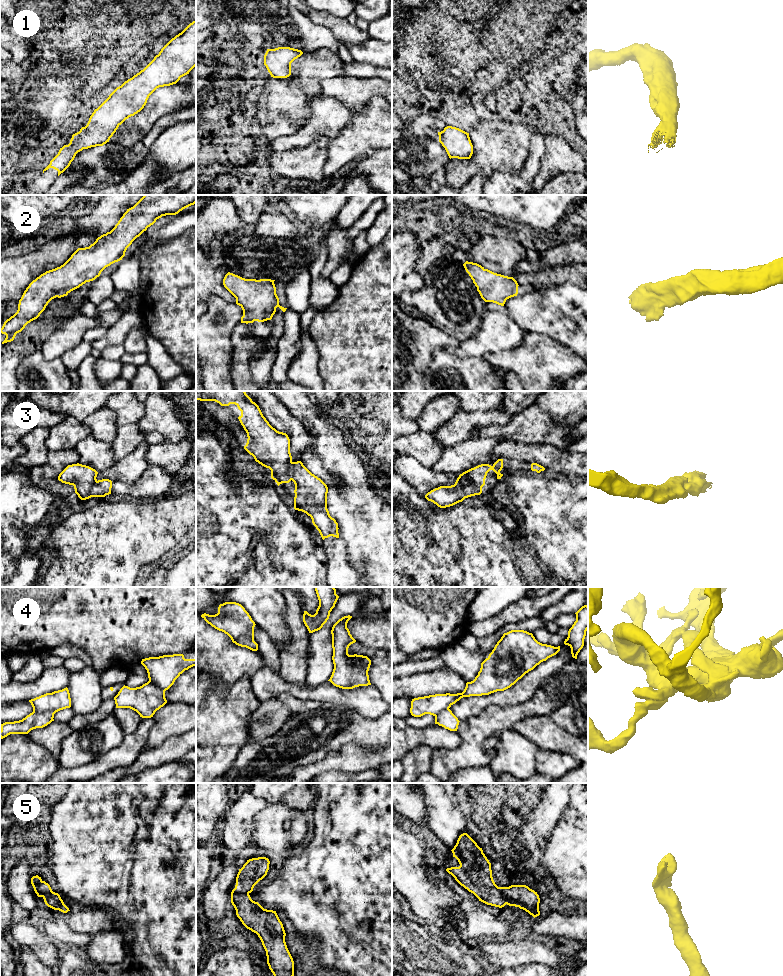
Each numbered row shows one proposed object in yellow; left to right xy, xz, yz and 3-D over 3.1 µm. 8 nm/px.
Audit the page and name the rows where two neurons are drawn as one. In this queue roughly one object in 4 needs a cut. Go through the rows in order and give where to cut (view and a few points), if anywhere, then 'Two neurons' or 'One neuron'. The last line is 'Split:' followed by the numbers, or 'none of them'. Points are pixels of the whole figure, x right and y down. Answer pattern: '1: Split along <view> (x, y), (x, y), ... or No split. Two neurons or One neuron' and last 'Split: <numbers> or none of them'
1: No split. One neuron
2: No split. One neuron
3: No split. One neuron
4: Split along xz (231, 637), (251, 638), (253, 640). Two neurons
5: No split. One neuron
Split: 4

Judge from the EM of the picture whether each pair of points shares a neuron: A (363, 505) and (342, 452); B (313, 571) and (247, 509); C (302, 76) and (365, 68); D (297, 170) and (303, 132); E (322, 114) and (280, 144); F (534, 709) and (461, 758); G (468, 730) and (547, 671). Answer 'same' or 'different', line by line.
A: same
B: same
C: different
D: different
E: same
F: same
G: different

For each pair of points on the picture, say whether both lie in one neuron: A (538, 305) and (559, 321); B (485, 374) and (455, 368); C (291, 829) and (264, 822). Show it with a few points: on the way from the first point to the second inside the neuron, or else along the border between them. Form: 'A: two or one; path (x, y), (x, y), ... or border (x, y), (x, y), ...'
A: one; path (543, 310), (549, 311), (554, 316)
B: one; path (478, 374), (462, 374)
C: one; path (284, 827), (276, 827), (271, 824)

